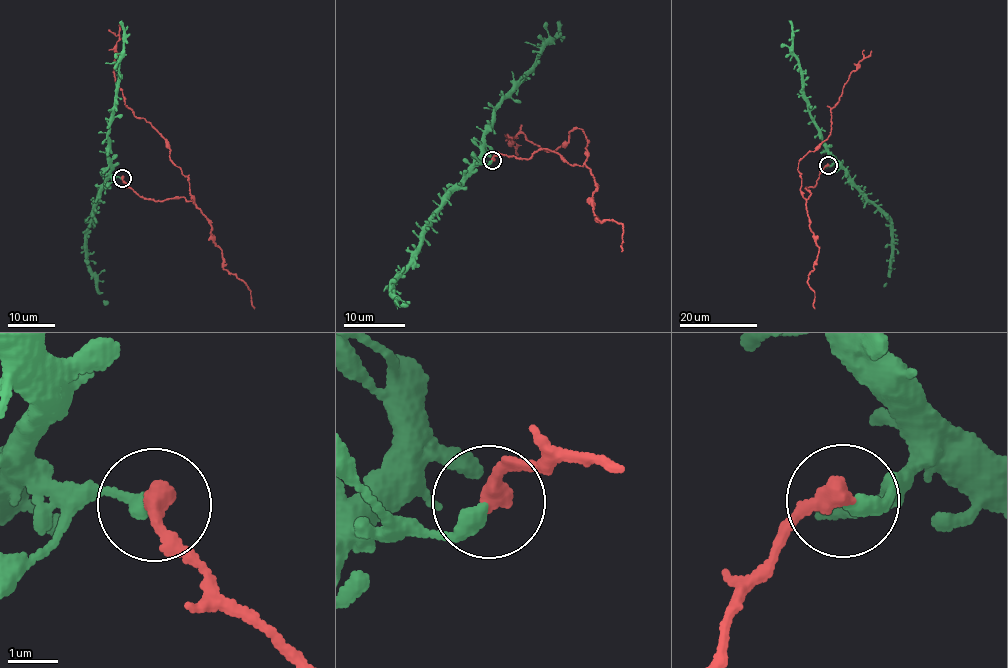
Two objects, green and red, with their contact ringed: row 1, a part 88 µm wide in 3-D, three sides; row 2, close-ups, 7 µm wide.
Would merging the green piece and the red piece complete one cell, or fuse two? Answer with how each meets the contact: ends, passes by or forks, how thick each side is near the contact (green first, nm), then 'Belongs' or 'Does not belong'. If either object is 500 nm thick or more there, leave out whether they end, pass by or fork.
At the ring green ends. At the ring red ends. Thickness 340 nm (green) against 400 nm. Does not belong

